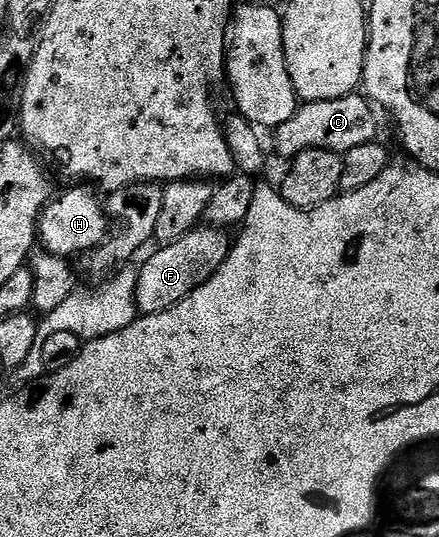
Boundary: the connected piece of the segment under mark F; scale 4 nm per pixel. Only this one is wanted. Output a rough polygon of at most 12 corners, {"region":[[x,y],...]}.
{"region":[[200,224],[138,267],[140,315],[173,308],[227,262],[233,238]]}

